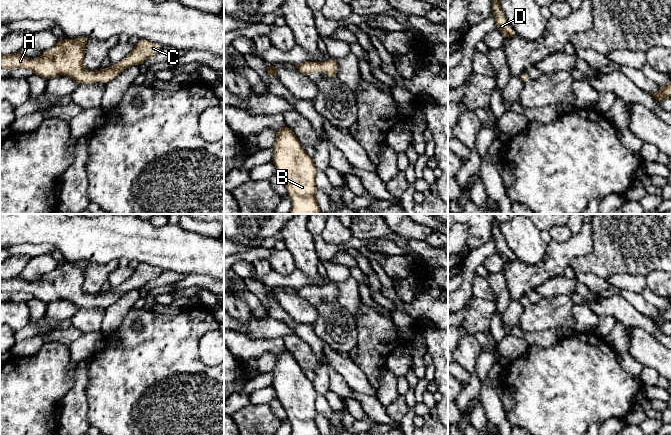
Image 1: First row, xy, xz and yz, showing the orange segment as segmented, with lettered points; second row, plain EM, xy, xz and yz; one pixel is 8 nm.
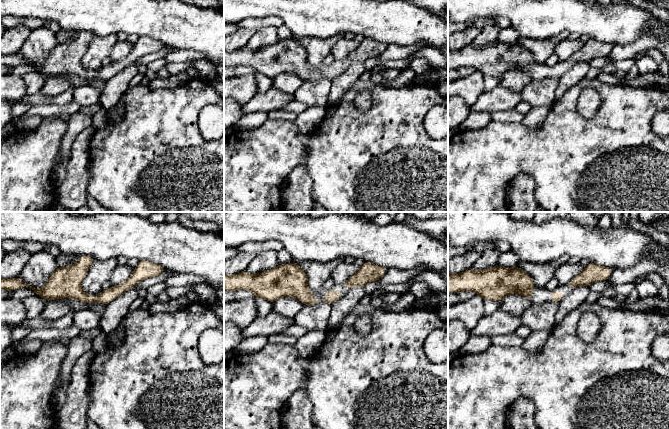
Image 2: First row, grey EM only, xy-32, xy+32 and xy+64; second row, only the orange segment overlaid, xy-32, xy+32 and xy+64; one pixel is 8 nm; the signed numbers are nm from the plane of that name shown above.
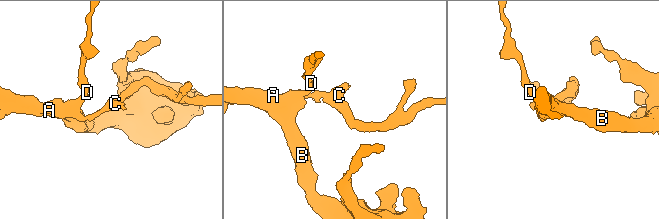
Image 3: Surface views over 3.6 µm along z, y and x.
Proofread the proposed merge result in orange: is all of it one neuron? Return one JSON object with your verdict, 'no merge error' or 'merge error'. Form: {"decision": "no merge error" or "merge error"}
{"decision": "no merge error"}

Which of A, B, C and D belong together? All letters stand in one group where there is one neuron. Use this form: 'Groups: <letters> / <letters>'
Groups: A B C D

